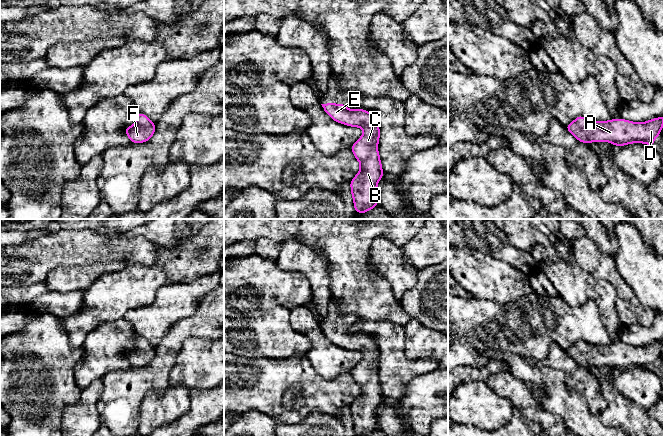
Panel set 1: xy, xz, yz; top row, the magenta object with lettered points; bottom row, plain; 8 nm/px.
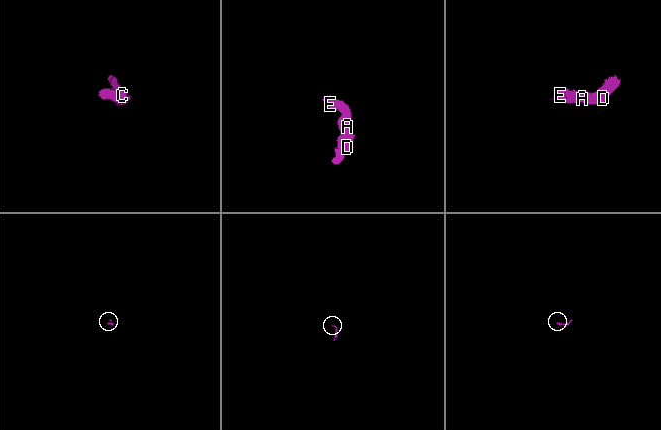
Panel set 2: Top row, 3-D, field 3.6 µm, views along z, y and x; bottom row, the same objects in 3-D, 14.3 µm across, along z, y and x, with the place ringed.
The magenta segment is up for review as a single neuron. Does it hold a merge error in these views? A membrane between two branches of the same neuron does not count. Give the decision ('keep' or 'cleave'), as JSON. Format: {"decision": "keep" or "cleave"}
{"decision": "keep"}

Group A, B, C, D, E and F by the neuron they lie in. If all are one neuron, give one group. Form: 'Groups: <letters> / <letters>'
Groups: A B C D E F

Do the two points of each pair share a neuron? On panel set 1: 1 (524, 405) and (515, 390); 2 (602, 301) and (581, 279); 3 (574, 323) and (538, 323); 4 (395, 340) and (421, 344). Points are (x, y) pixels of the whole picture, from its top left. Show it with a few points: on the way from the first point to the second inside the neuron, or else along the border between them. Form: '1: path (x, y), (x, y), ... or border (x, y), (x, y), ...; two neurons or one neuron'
1: path (524, 401), (519, 394); one neuron
2: path (597, 296), (585, 284); one neuron
3: path (565, 325), (562, 325), (555, 332), (547, 330); one neuron
4: border (403, 326), (405, 333), (404, 346); two neurons

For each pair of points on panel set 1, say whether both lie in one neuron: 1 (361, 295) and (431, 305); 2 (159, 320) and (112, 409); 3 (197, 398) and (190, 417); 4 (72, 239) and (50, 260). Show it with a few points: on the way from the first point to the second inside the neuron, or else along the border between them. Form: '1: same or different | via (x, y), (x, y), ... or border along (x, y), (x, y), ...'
1: different | border along (399, 301), (402, 308), (412, 317)
2: different | border along (170, 328), (155, 347)
3: same | via (197, 403), (197, 410), (195, 412)
4: same | via (67, 244), (55, 255)

